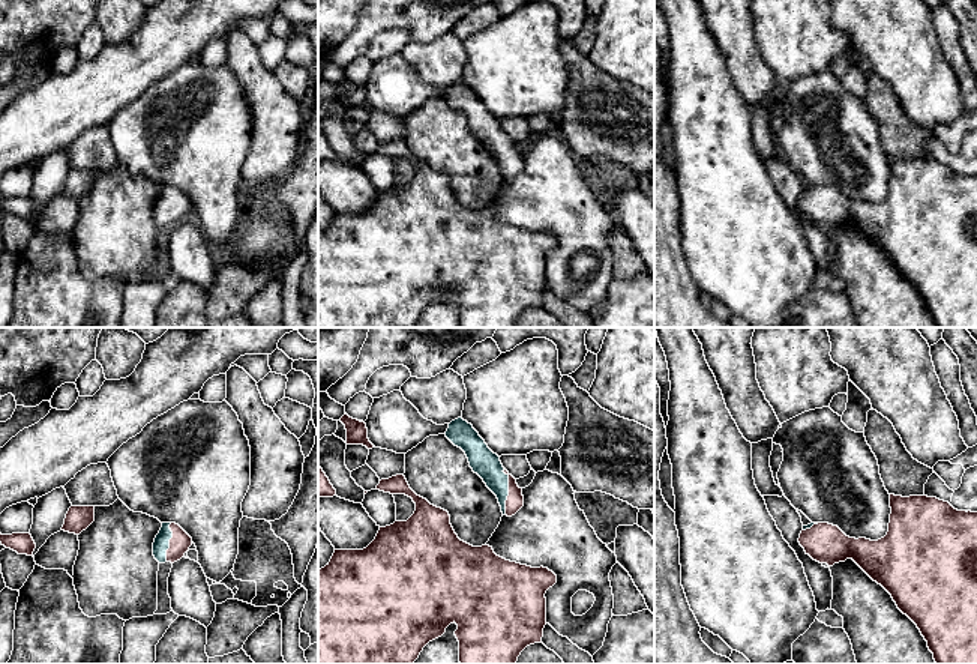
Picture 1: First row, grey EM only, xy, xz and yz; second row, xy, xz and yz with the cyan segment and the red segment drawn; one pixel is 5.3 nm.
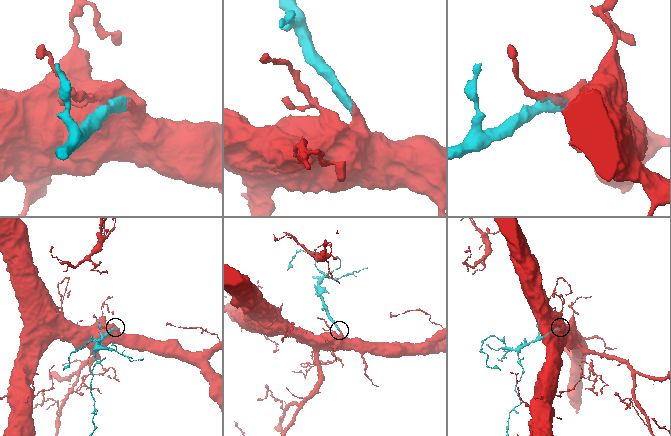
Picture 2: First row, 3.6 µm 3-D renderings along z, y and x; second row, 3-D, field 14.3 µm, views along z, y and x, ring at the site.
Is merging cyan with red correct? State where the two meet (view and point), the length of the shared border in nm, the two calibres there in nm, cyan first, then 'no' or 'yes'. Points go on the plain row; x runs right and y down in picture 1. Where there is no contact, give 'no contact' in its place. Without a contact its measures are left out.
contact xz (508, 155); length 240 nm; calibres 150 and 100 nm; yes

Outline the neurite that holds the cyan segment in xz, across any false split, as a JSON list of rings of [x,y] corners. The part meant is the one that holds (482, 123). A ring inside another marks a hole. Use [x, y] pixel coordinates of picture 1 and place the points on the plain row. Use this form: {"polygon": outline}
{"polygon": [[[461,81],[449,87],[446,101],[461,111],[486,150],[497,159],[503,179],[512,180],[524,170],[522,152],[503,131],[500,120],[494,117],[471,87]]]}

